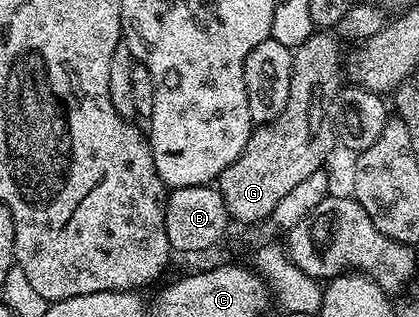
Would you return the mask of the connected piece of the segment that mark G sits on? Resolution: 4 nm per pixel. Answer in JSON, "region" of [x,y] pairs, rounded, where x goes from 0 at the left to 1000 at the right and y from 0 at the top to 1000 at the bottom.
{"region":[[[757,95],[733,120],[733,132],[706,151],[695,221],[695,297],[685,309],[675,360],[666,360],[666,372],[656,372],[644,391],[606,401],[604,420],[589,435],[580,486],[570,486],[570,498],[561,498],[561,511],[551,511],[551,524],[542,524],[542,536],[532,536],[532,549],[518,558],[513,590],[530,612],[539,662],[575,713],[601,713],[644,691],[656,650],[714,574],[778,527],[776,502],[792,486],[795,467],[800,470],[790,363],[795,312],[819,274],[819,164],[814,177],[811,148],[816,151],[816,142],[804,114],[776,95]]]}

